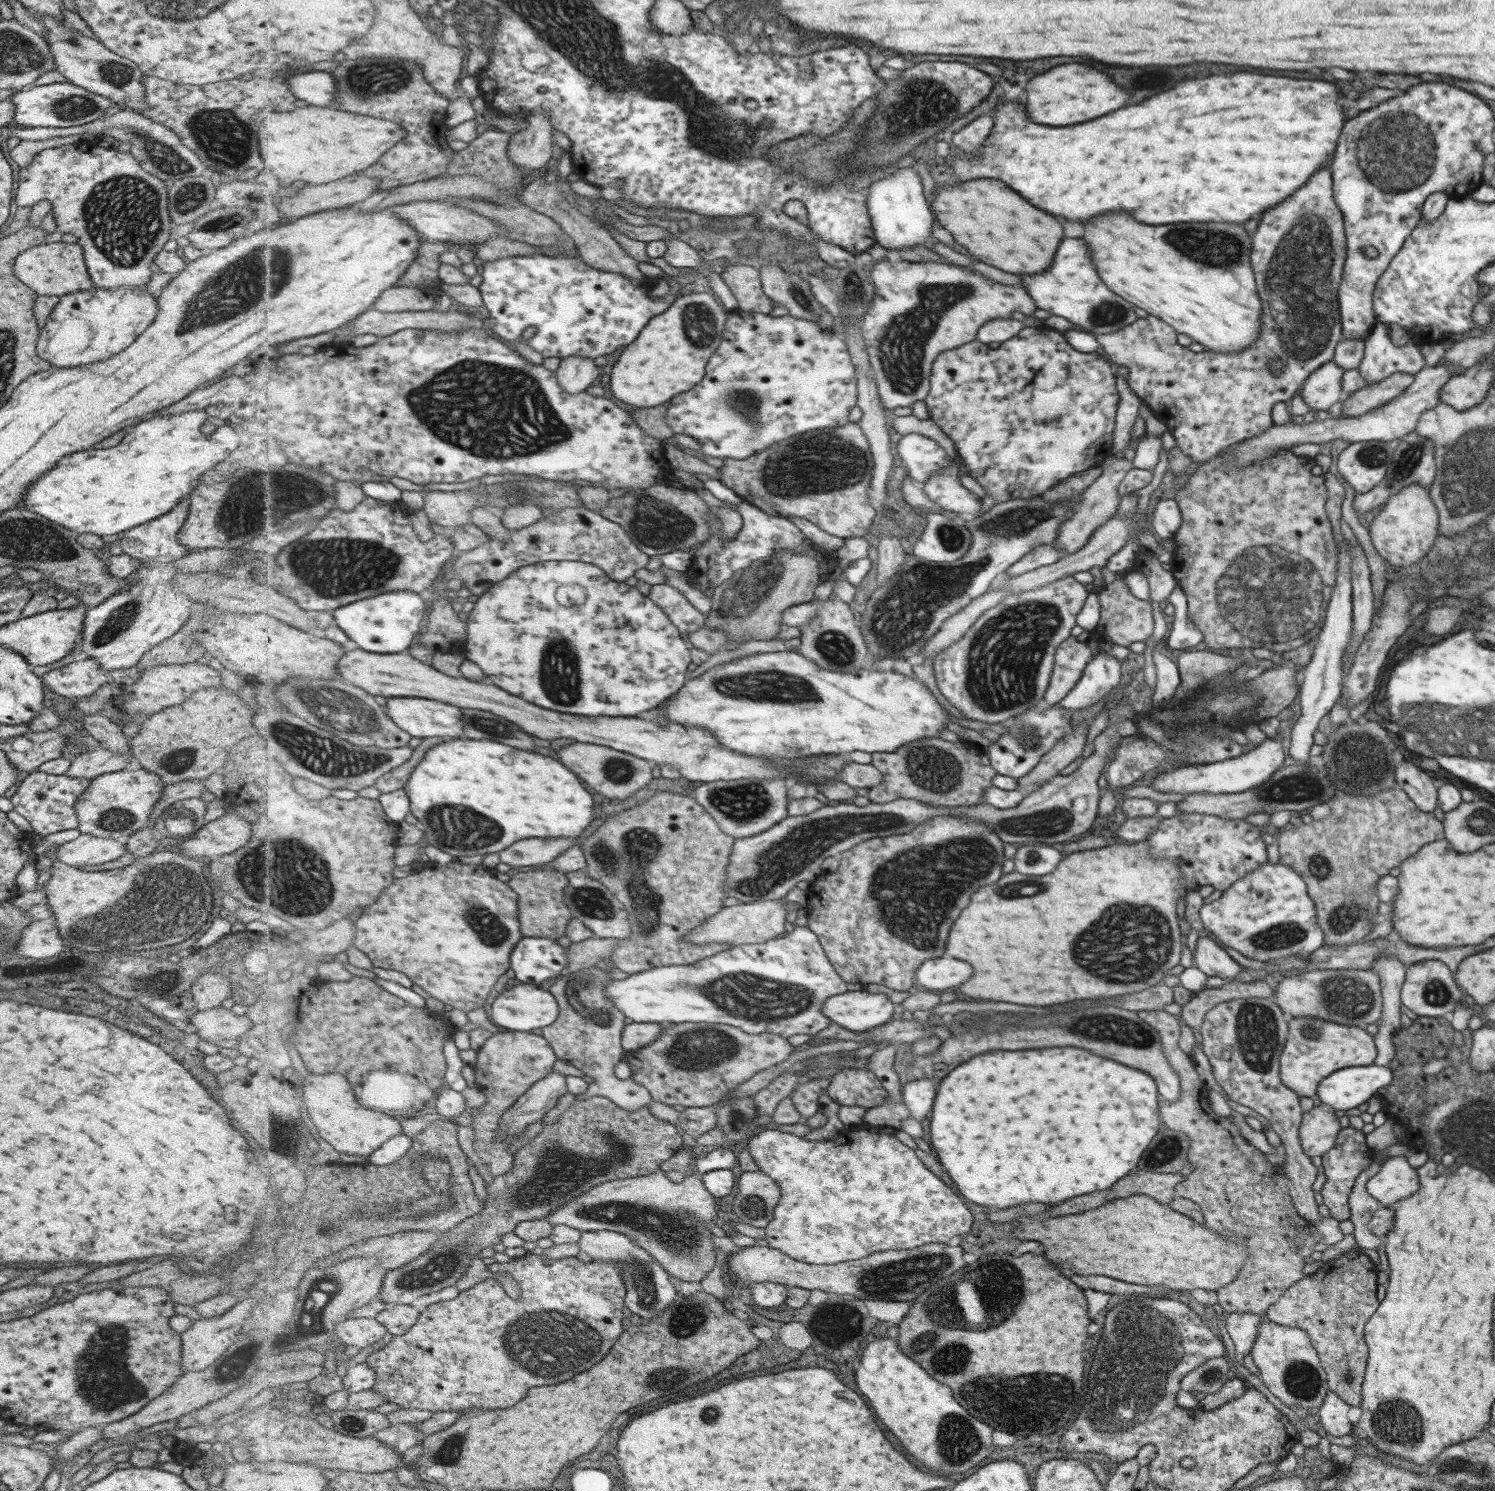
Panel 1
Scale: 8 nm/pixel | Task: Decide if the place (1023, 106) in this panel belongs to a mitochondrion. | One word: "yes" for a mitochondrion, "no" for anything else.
no

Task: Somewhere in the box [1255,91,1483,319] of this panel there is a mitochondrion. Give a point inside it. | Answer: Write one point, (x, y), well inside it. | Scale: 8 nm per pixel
(1397, 152)

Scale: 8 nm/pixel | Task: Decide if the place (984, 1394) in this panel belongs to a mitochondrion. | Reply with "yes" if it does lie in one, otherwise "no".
yes

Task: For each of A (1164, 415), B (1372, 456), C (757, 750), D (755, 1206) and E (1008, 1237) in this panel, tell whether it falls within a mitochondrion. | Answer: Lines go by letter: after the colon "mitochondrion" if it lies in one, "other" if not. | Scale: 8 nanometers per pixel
A: other
B: mitochondrion
C: other
D: mitochondrion
E: other

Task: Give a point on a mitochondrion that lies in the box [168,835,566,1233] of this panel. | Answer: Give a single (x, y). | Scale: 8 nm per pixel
(285, 870)

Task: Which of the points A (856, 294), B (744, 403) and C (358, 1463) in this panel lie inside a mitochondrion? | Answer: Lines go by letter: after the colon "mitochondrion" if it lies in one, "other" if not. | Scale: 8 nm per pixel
A: mitochondrion
B: mitochondrion
C: other

